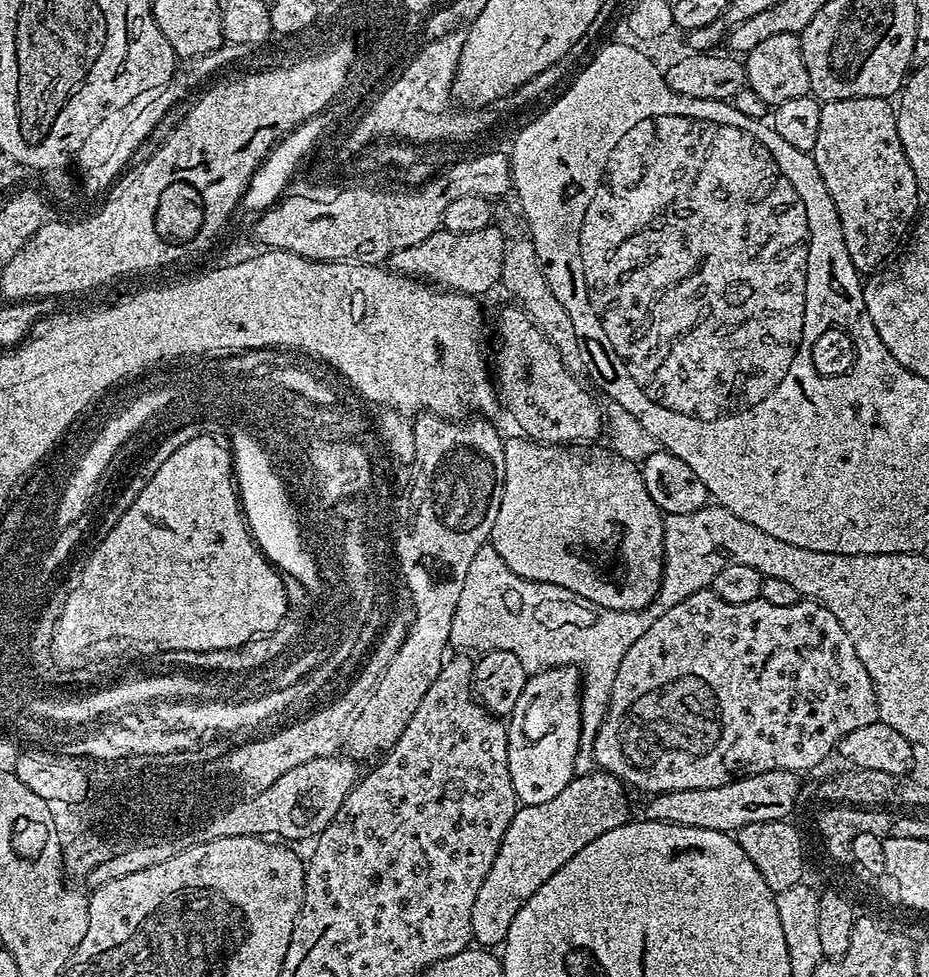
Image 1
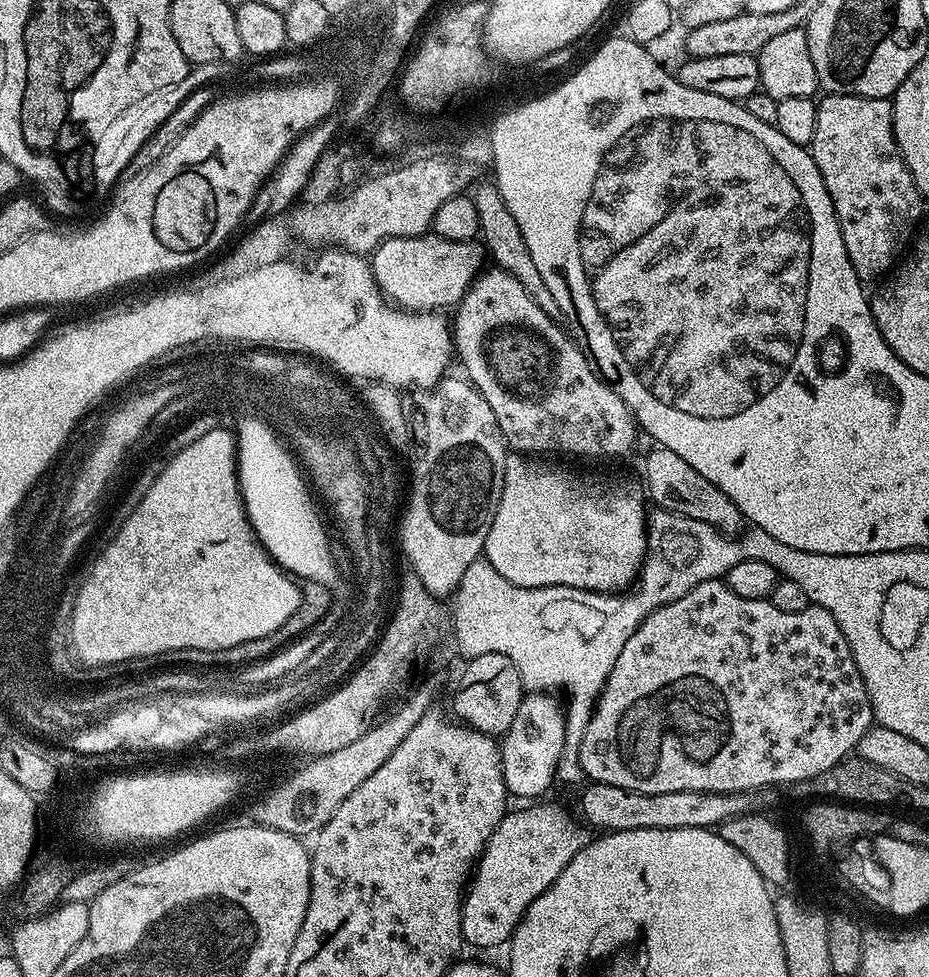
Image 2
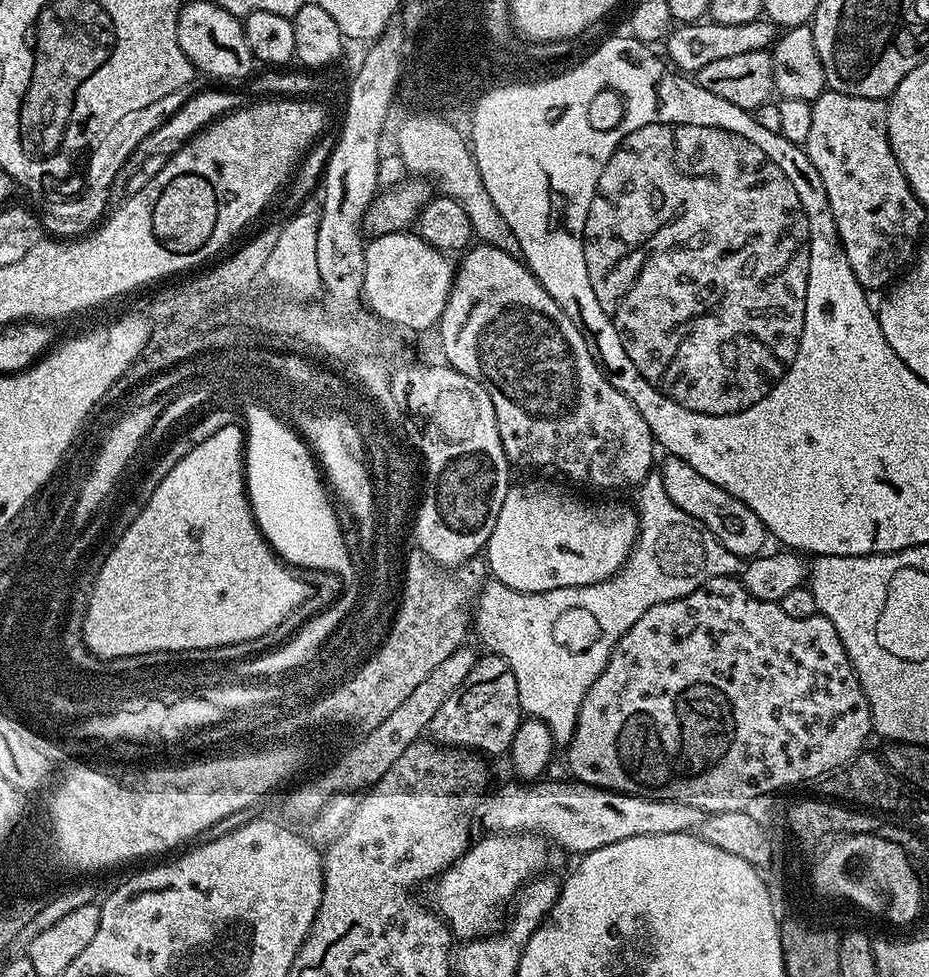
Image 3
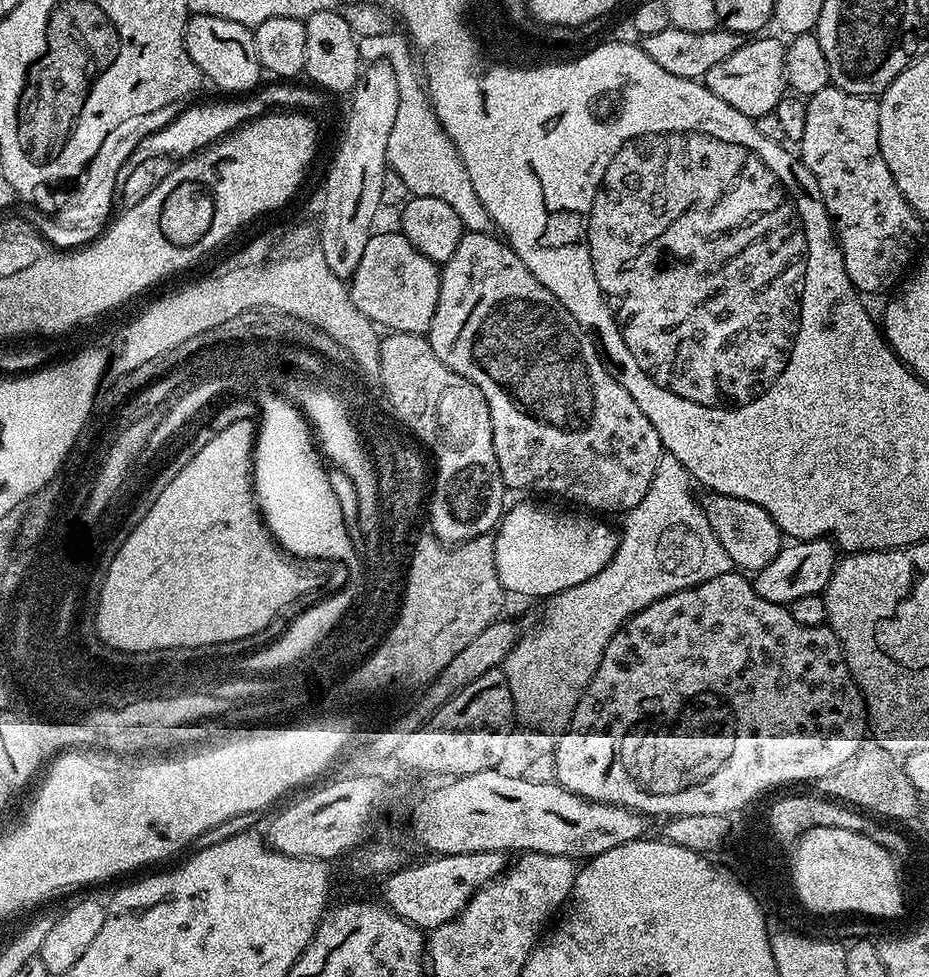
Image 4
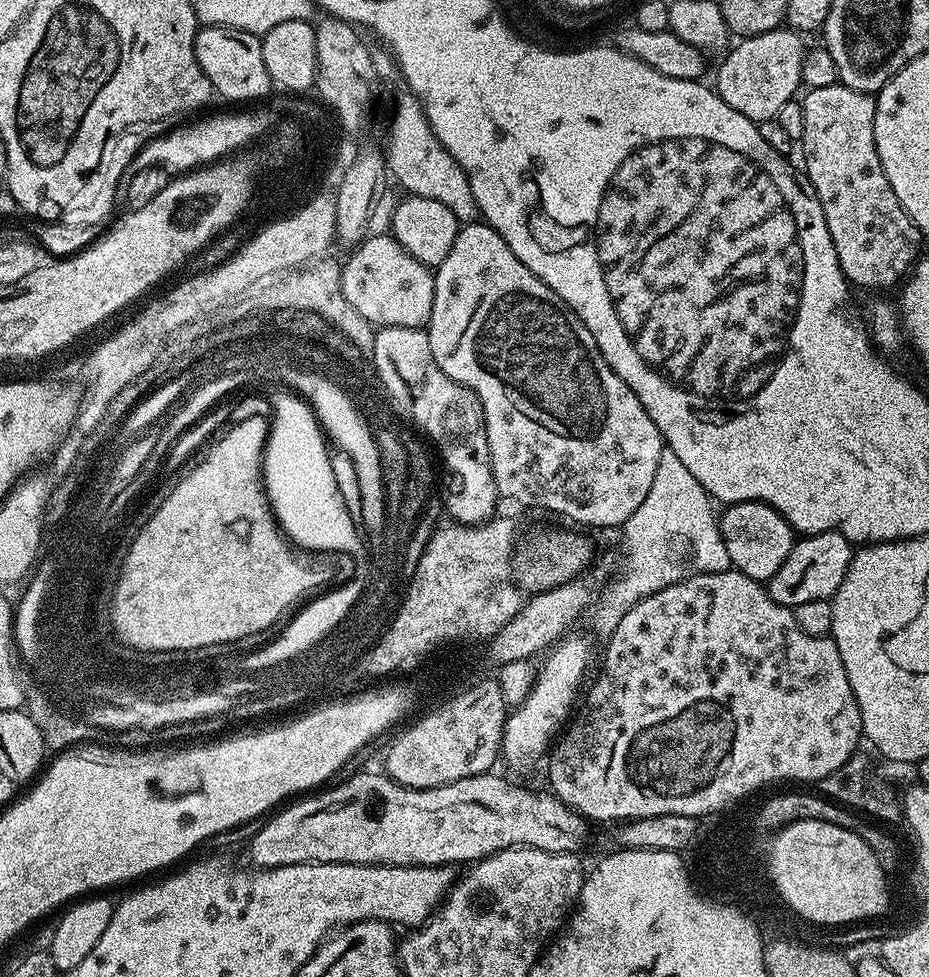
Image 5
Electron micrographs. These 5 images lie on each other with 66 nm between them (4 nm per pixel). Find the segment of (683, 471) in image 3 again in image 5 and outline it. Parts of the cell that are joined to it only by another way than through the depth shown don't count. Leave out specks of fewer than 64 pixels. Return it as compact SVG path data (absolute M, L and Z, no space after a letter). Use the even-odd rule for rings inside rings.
M747 500L737 504L729 504L719 513L720 534L724 538L726 554L730 554L732 568L746 574L750 578L767 582L790 554L798 539L797 533L769 504L760 500Z

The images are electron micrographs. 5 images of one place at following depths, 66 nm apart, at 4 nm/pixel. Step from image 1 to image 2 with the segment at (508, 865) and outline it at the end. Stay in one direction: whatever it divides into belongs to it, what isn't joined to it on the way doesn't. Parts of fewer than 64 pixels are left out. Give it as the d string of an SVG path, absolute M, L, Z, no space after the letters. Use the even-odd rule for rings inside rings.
M536 802L533 808L524 808L521 812L509 811L502 818L502 822L494 830L494 834L488 840L488 845L484 847L484 852L479 858L479 861L470 877L470 883L467 885L466 891L464 893L464 903L460 909L460 925L462 926L462 937L465 941L468 940L476 948L496 948L501 944L501 946L507 945L512 938L512 931L516 929L520 924L520 919L523 918L524 912L530 905L534 902L534 898L538 898L542 893L548 889L552 883L558 878L558 874L562 874L562 870L566 870L566 866L574 858L574 854L578 854L580 849L584 847L585 844L589 843L590 836L587 836L584 831L586 831L585 825L581 823L575 815L571 816L564 808L559 808L556 804L540 804L544 802Z

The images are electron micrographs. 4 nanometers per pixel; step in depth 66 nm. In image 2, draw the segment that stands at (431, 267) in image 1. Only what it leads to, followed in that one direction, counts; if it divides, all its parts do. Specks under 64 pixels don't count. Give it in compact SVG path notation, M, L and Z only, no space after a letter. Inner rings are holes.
M425 234L383 240L371 253L370 263L376 284L391 303L409 312L434 312L459 304L485 267L484 258L485 246L476 240L447 240Z

